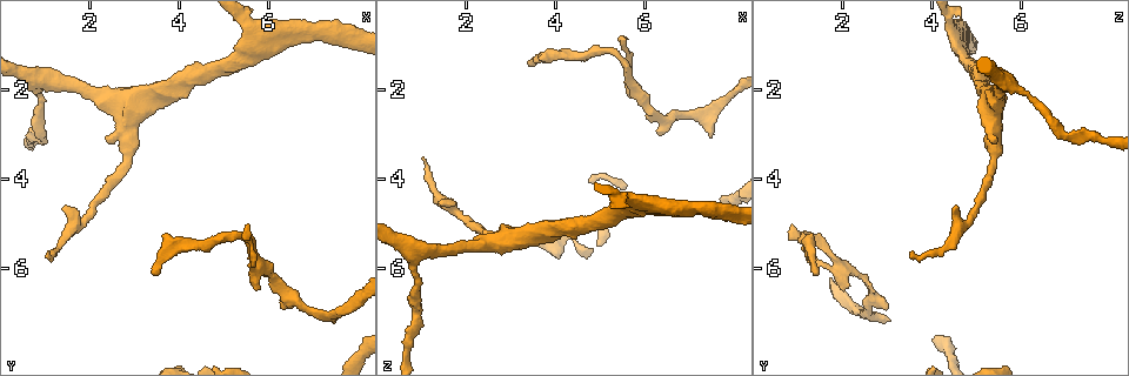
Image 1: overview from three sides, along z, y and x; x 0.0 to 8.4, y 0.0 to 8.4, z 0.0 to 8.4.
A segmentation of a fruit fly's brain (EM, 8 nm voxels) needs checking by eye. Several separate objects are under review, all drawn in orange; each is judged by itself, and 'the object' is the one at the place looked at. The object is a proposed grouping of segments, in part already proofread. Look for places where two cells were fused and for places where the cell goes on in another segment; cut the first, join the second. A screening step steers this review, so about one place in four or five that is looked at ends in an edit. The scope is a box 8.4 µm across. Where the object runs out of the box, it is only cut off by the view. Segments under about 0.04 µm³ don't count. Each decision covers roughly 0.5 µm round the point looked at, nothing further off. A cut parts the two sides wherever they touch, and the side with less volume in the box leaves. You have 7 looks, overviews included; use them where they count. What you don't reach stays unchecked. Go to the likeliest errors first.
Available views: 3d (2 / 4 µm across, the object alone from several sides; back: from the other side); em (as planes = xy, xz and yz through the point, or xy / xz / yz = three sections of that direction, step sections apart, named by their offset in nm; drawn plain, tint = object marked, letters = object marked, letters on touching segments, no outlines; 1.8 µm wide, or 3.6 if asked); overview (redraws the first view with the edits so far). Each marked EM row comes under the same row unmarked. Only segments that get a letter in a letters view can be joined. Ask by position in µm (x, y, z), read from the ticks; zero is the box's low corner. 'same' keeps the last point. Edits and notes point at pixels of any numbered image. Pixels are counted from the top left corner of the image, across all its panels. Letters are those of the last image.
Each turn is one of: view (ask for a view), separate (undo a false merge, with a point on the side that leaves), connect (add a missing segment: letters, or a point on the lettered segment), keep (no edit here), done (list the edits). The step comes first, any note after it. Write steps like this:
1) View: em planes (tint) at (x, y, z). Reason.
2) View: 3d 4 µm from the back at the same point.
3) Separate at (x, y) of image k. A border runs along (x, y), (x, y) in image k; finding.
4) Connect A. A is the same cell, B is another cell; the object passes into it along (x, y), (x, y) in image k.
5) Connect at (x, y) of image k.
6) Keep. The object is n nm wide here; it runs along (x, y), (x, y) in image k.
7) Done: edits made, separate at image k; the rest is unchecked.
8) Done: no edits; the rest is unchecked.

View: 3d 2 µm at (7.40, 7.20, 3.00). Branch stops here.

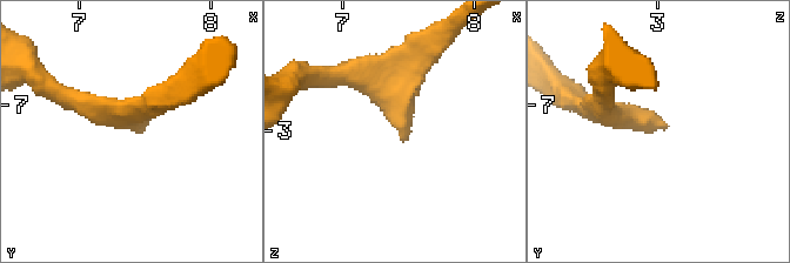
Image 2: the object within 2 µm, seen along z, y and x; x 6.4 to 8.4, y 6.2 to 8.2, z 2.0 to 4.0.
View: em planes (letters) at (7.46, 7.16, 3.06). Shape alone is not enough.

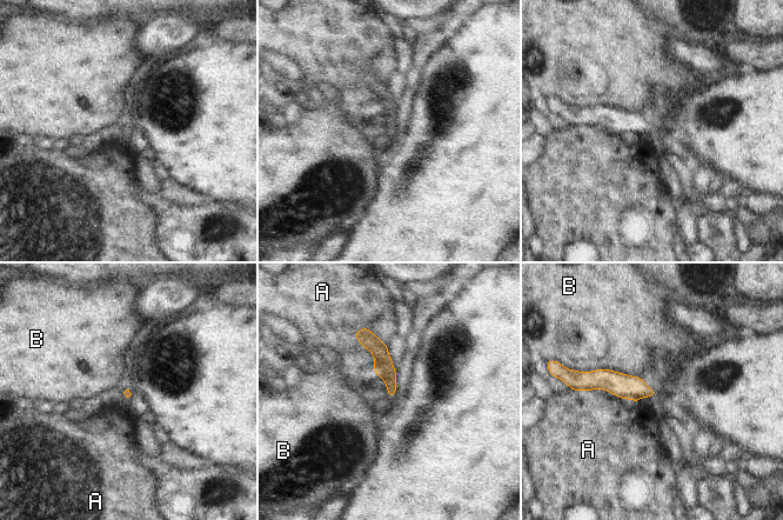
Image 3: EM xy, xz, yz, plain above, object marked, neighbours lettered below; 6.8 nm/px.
Keep. A and B are other cells; it runs along (583, 381), (613, 381), (651, 393) in image 3; none of them fits.

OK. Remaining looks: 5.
View: 3d 4 µm from the back at (3.40, 6.15, 1.40). Tapers out.

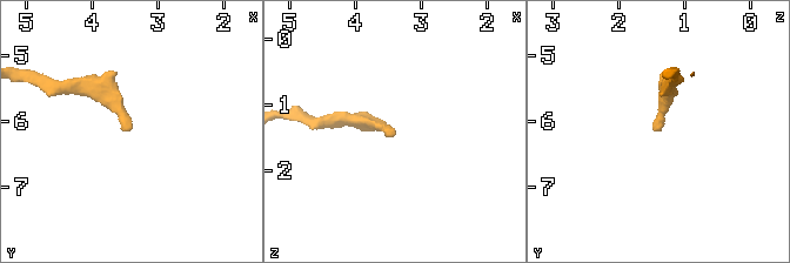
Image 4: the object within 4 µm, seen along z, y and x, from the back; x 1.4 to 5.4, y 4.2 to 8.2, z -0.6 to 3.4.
View: em xz step 16 (letters) at (3.40, 6.10, 1.40). Now the EM.

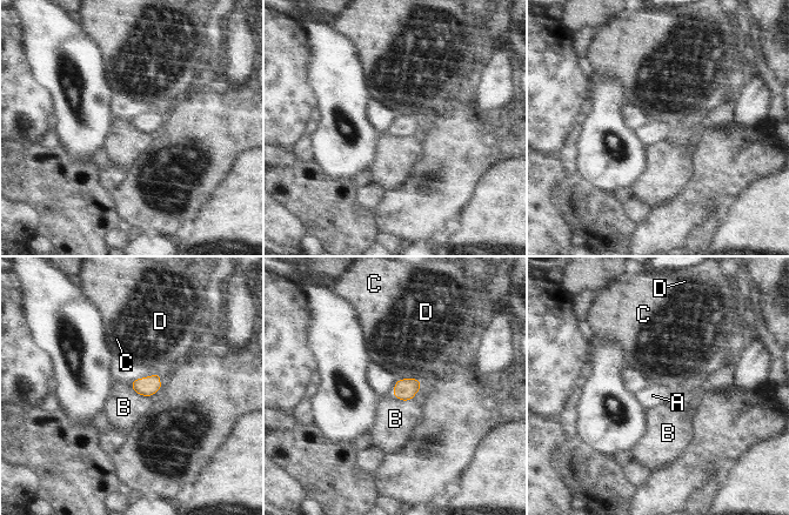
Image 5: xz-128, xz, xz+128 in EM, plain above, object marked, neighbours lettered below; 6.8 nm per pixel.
View: em xy step 4 (letters) at the same point.

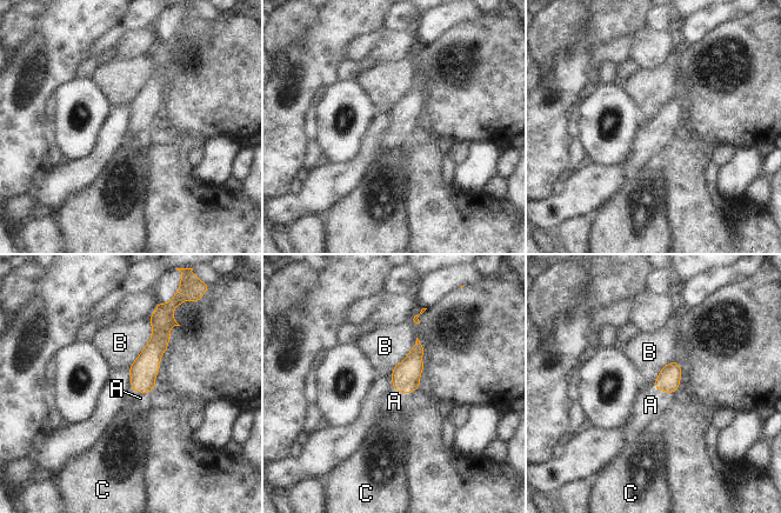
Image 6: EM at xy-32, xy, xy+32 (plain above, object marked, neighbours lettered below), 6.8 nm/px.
Connect at (651, 405) of image 6. A is the same cell, B and C are other cells; the object passes into it along (668, 379), (665, 392), (651, 405) in image 6; it goes on there.

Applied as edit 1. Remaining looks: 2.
View: 3d 4 µm at (1.40, 4.60, 4.50).

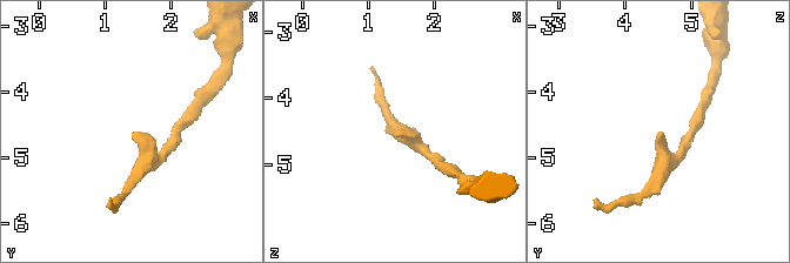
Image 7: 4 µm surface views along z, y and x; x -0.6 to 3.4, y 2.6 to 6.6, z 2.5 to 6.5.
View: em planes (letters) at (1.45, 4.65, 4.50). Need the tissue.

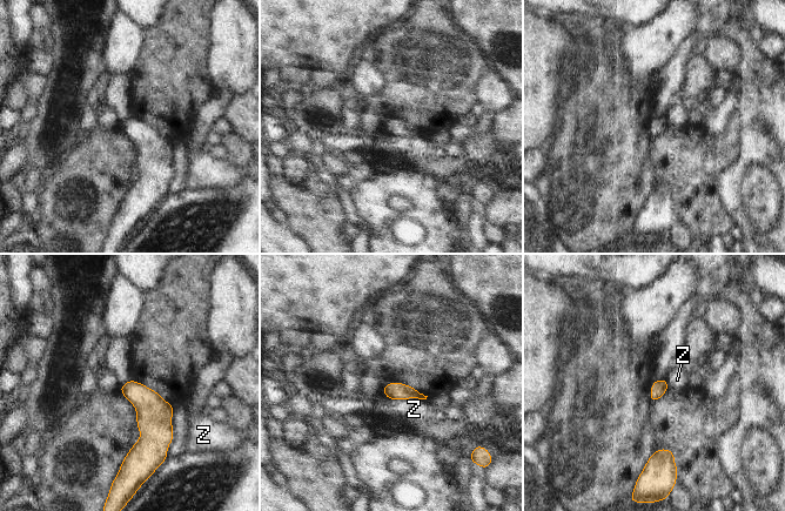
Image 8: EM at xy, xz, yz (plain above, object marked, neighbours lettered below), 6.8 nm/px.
Keep. Z is another cell; a border runs along (387, 397), (425, 399) in image 8; none of them fits.

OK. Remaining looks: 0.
Done: edits made, connect at image 6; the rest is unchecked.

